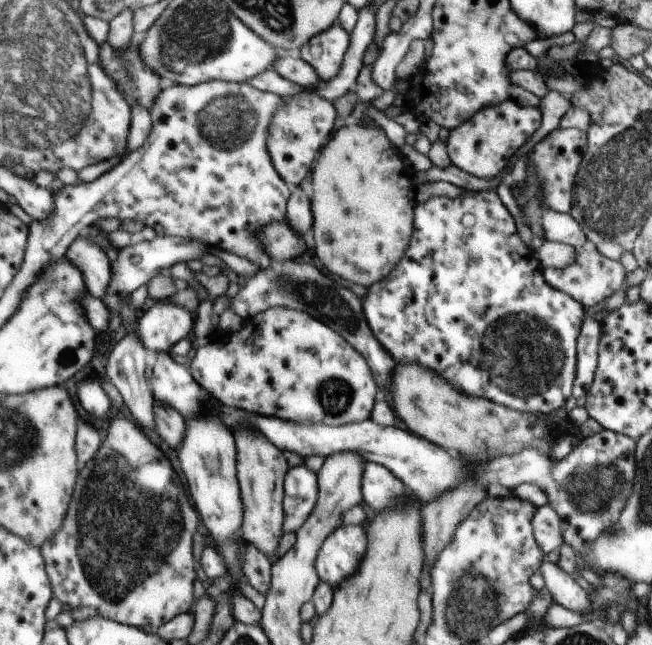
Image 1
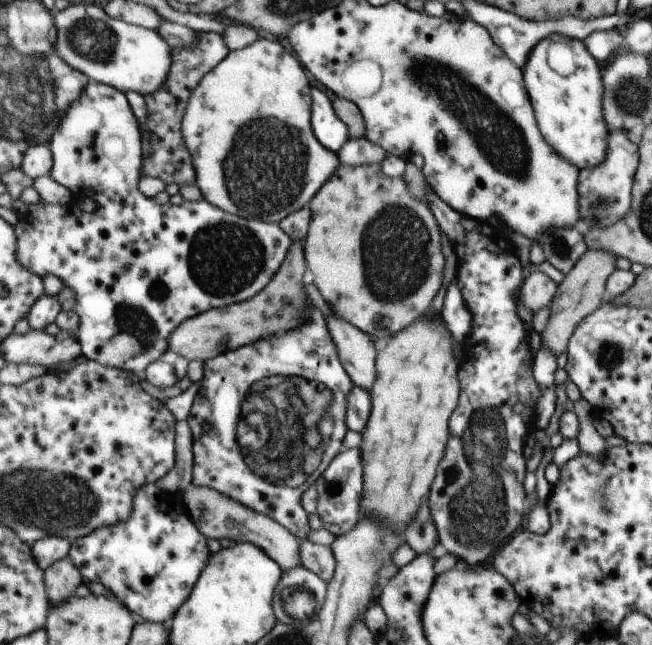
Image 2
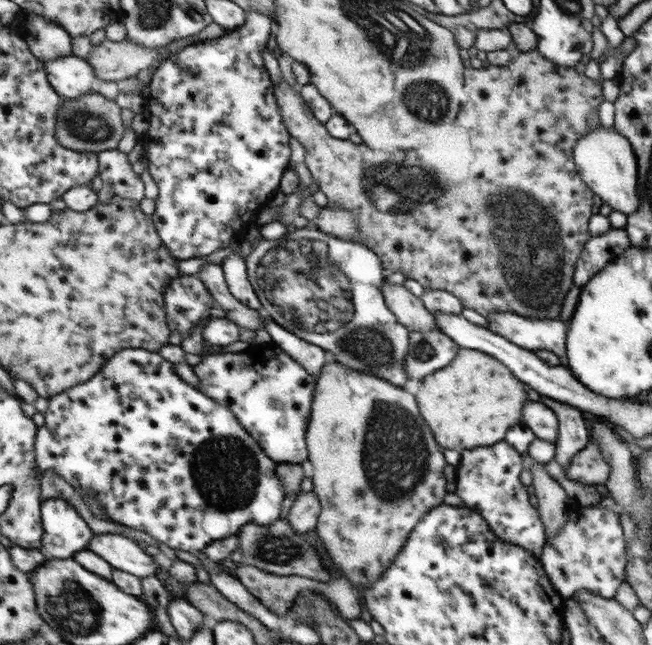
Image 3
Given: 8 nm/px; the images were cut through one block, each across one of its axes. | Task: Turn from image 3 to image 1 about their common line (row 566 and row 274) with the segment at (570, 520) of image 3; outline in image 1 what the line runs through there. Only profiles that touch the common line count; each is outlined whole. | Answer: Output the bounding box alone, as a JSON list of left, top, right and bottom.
[539,208,627,308]

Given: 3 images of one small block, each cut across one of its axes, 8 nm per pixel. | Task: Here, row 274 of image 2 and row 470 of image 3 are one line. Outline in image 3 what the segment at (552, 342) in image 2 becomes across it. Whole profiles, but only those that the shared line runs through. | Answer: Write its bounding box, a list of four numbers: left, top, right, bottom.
[564,440,612,484]

